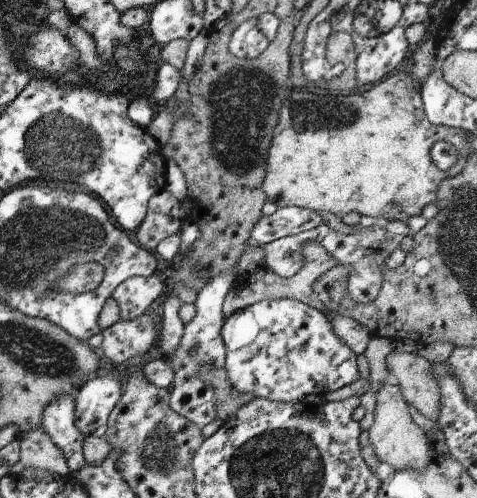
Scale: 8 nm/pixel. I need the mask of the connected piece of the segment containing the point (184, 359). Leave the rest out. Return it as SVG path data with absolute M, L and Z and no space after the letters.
M222 272L222 274L214 276L214 280L210 280L197 293L195 301L196 314L188 324L185 324L182 340L178 344L178 352L174 352L174 356L168 359L168 363L175 372L174 382L171 387L173 394L170 399L173 411L180 413L182 417L190 420L190 422L194 422L200 429L204 428L206 424L214 422L218 414L216 414L216 393L214 388L204 384L198 378L198 374L200 374L202 366L208 366L208 364L213 364L216 368L225 366L226 352L221 334L226 319L223 314L223 304L227 292L237 279L237 273Z

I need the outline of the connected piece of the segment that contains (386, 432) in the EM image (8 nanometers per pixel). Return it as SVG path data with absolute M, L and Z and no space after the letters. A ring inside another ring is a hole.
M384 385L376 393L374 424L368 432L369 441L379 462L392 466L398 472L401 470L424 472L424 468L436 459L425 432L412 420L408 404L404 400L399 385Z

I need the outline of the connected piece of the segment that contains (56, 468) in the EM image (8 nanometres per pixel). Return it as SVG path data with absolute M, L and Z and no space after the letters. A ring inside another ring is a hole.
M43 426L23 433L20 442L20 459L10 466L9 474L19 475L25 468L42 469L63 477L70 472L62 451L53 443Z

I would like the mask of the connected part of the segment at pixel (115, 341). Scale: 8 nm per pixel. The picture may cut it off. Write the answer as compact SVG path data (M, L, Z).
M145 313L130 322L119 320L101 333L102 352L114 366L123 366L122 362L128 362L132 356L142 357L159 340L154 322Z

